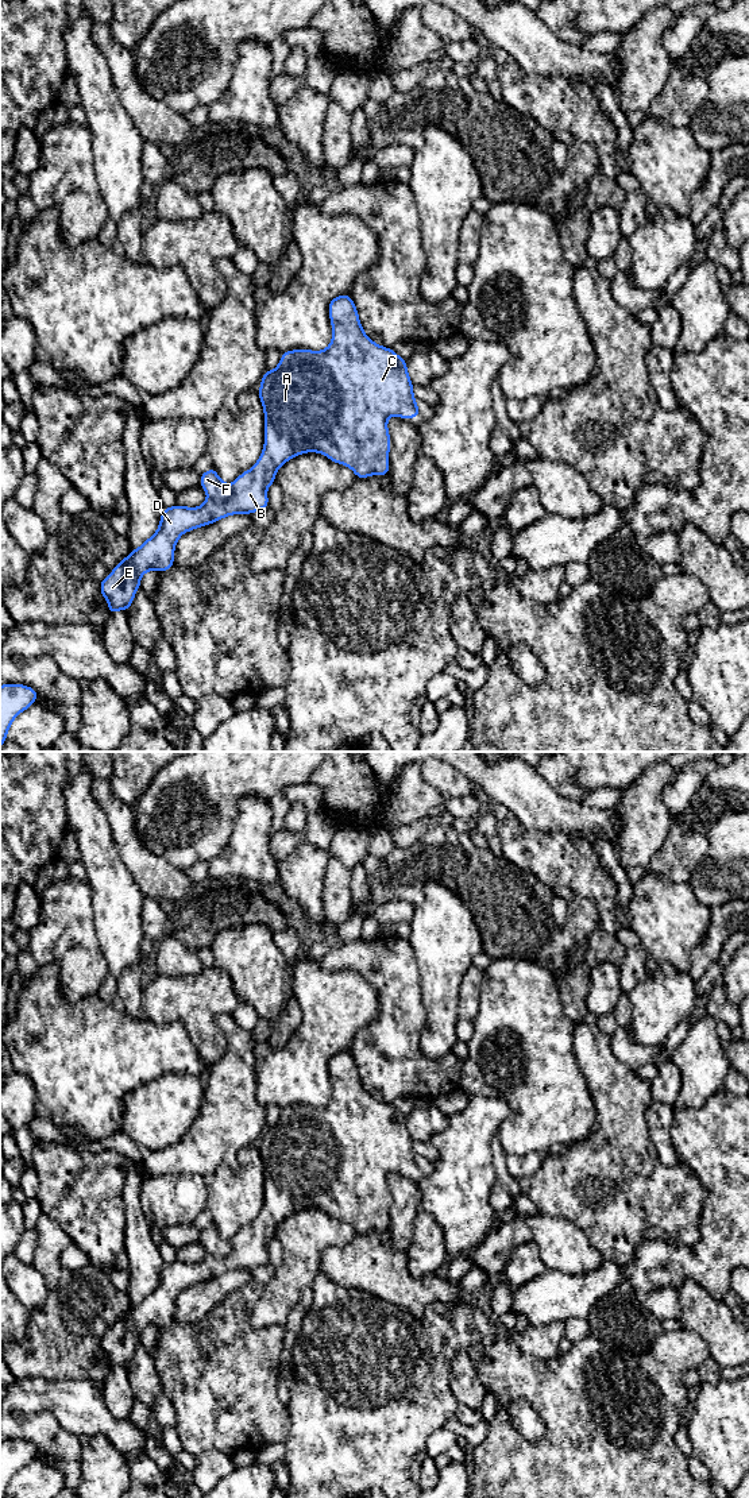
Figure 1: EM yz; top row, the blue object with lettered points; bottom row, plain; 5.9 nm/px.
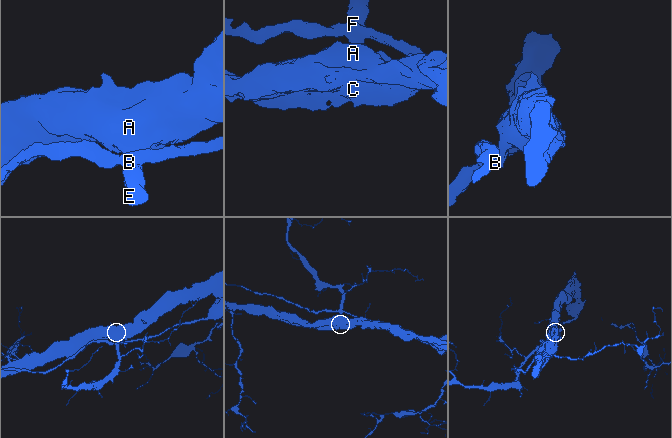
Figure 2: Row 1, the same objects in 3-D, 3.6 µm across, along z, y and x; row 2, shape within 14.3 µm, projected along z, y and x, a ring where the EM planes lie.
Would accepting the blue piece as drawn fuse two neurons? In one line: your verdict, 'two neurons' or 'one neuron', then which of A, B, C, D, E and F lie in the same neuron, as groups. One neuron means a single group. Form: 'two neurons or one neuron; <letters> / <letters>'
two neurons; A B C D E / F

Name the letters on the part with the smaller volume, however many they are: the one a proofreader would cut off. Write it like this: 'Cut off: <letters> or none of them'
Cut off: F

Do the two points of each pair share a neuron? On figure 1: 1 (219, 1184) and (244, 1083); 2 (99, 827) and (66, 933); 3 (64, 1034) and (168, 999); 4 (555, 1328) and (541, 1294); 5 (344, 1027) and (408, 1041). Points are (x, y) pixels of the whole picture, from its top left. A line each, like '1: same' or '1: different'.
1: different
2: different
3: different
4: different
5: different

